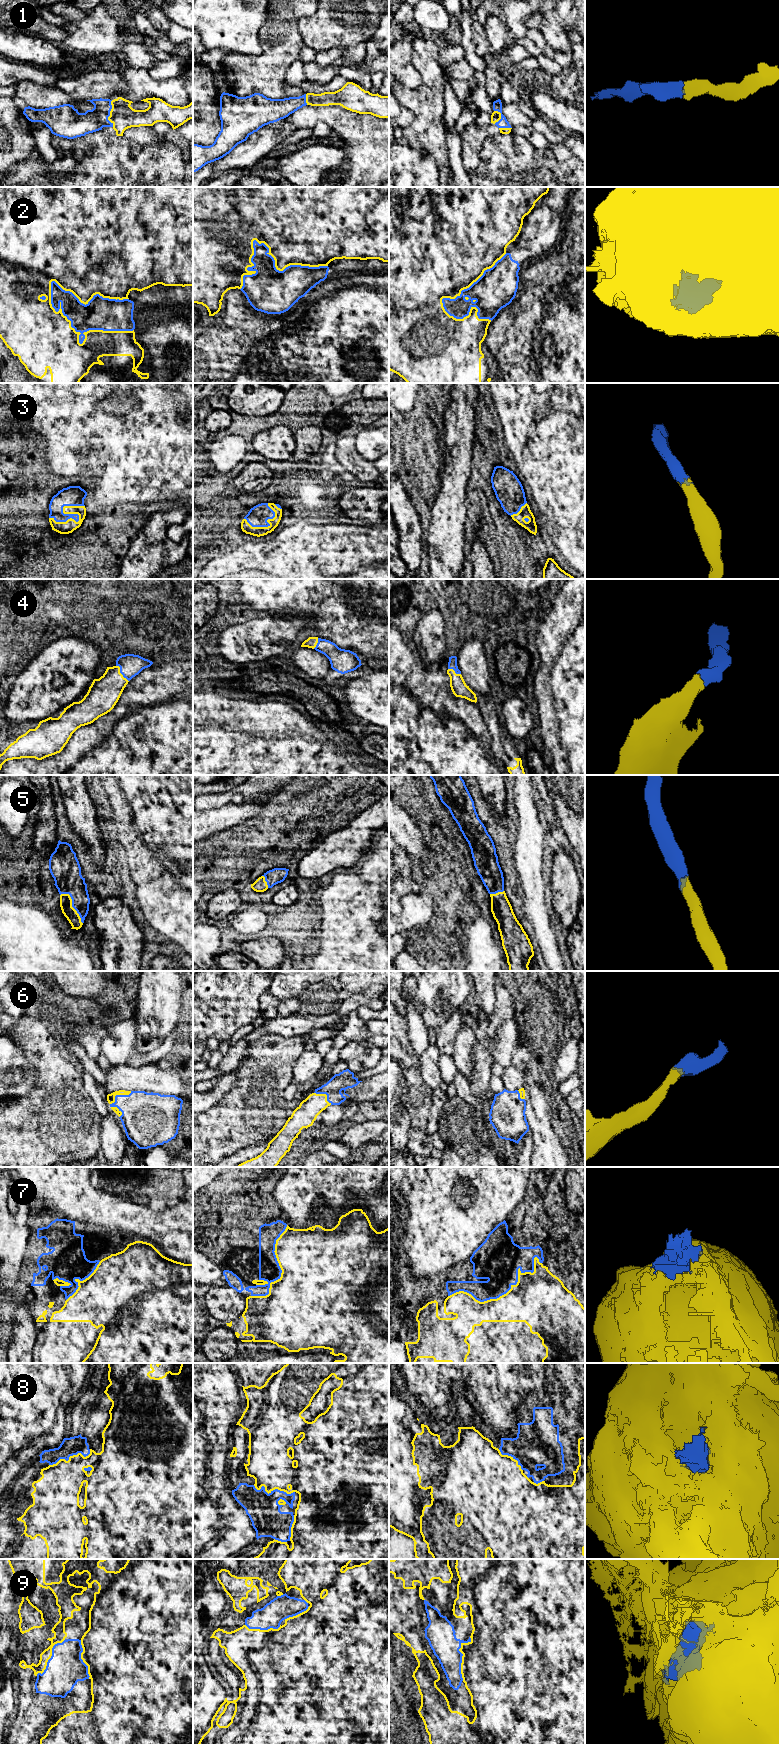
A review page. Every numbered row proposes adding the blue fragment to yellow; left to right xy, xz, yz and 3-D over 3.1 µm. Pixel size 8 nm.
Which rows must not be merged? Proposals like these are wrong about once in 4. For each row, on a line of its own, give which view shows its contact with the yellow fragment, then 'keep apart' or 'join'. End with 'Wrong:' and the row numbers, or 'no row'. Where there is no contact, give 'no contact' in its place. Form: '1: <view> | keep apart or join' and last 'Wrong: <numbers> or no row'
1: xy | join
2: xy | join
3: xy | join
4: xy | join
5: xy | join
6: xy | join
7: yz | keep apart
8: xy | join
9: yz | join
Wrong: 7

